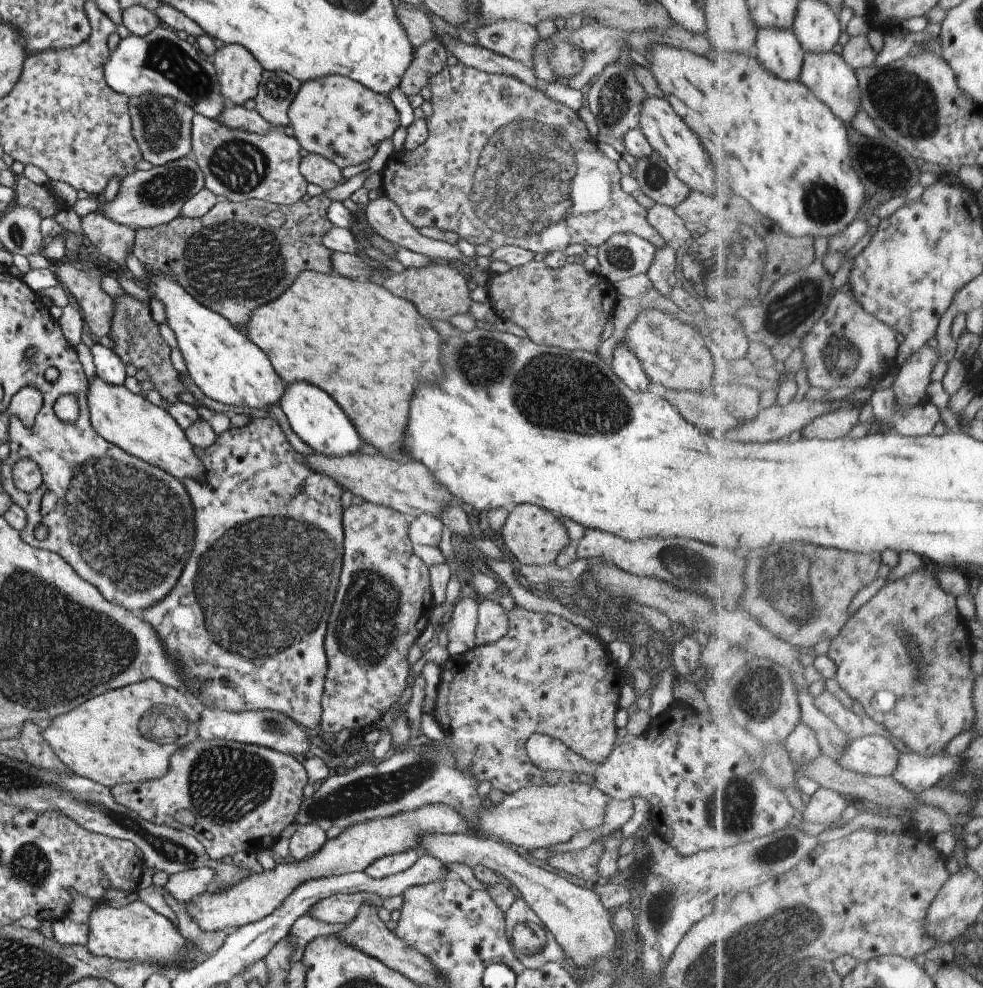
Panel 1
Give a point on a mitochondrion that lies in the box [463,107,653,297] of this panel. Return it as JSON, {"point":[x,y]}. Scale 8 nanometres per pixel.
{"point":[620,257]}

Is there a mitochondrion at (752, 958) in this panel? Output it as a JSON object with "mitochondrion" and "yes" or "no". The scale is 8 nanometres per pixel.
{"mitochondrion":"yes"}

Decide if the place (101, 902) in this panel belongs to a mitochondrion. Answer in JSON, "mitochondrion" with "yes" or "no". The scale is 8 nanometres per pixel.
{"mitochondrion":"no"}

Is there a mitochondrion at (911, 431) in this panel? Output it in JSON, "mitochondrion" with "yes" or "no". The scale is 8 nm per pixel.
{"mitochondrion":"no"}

